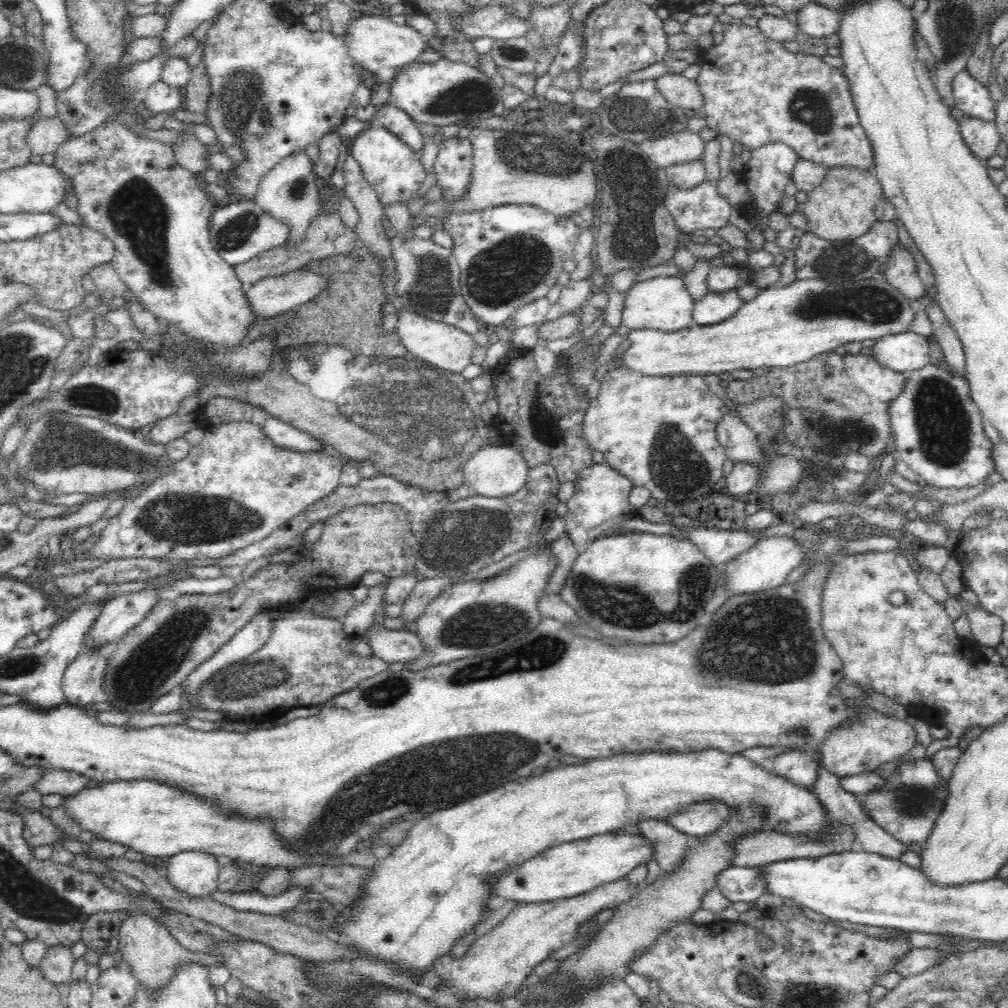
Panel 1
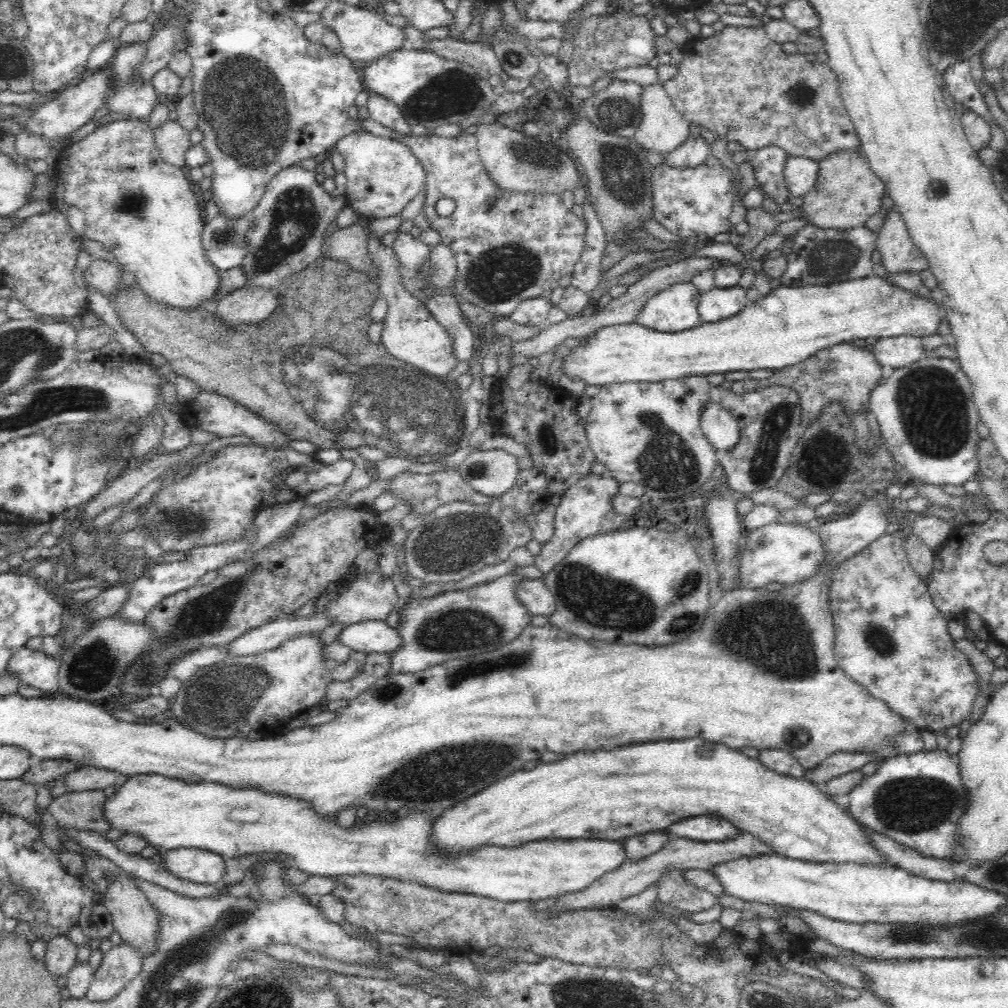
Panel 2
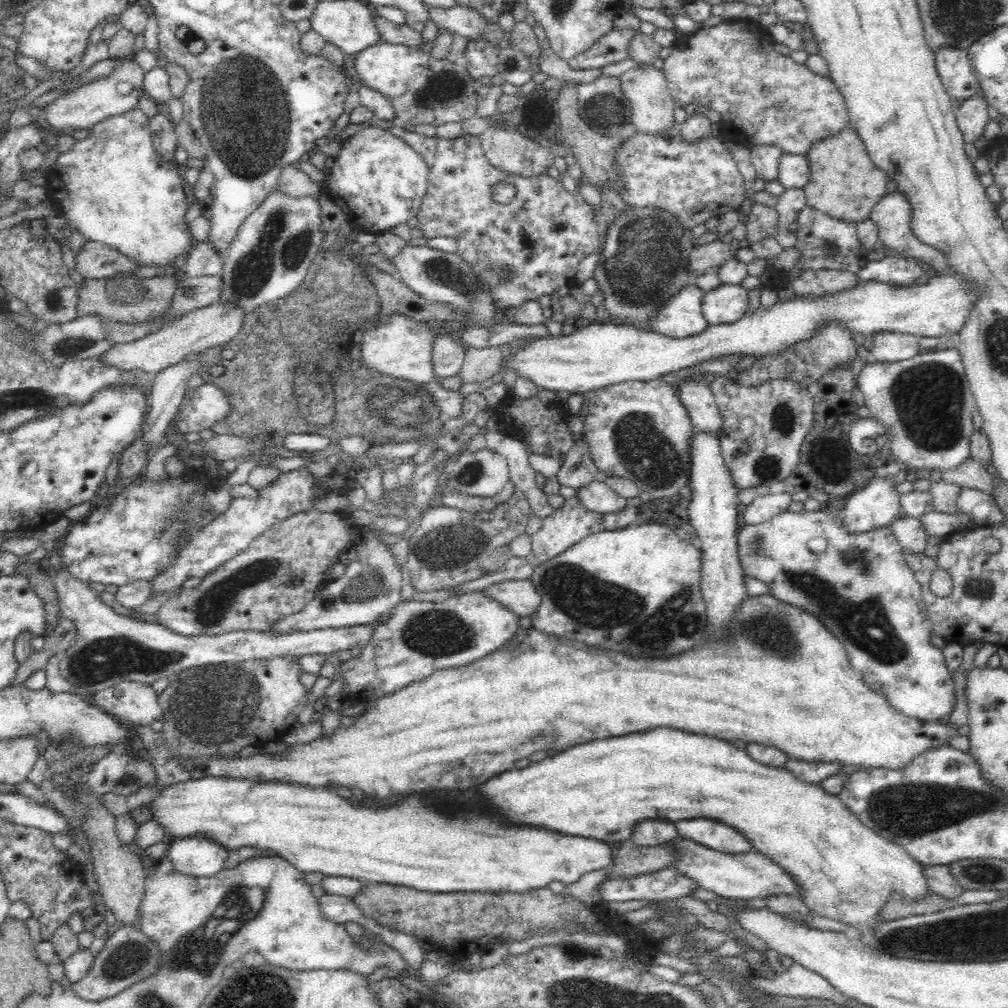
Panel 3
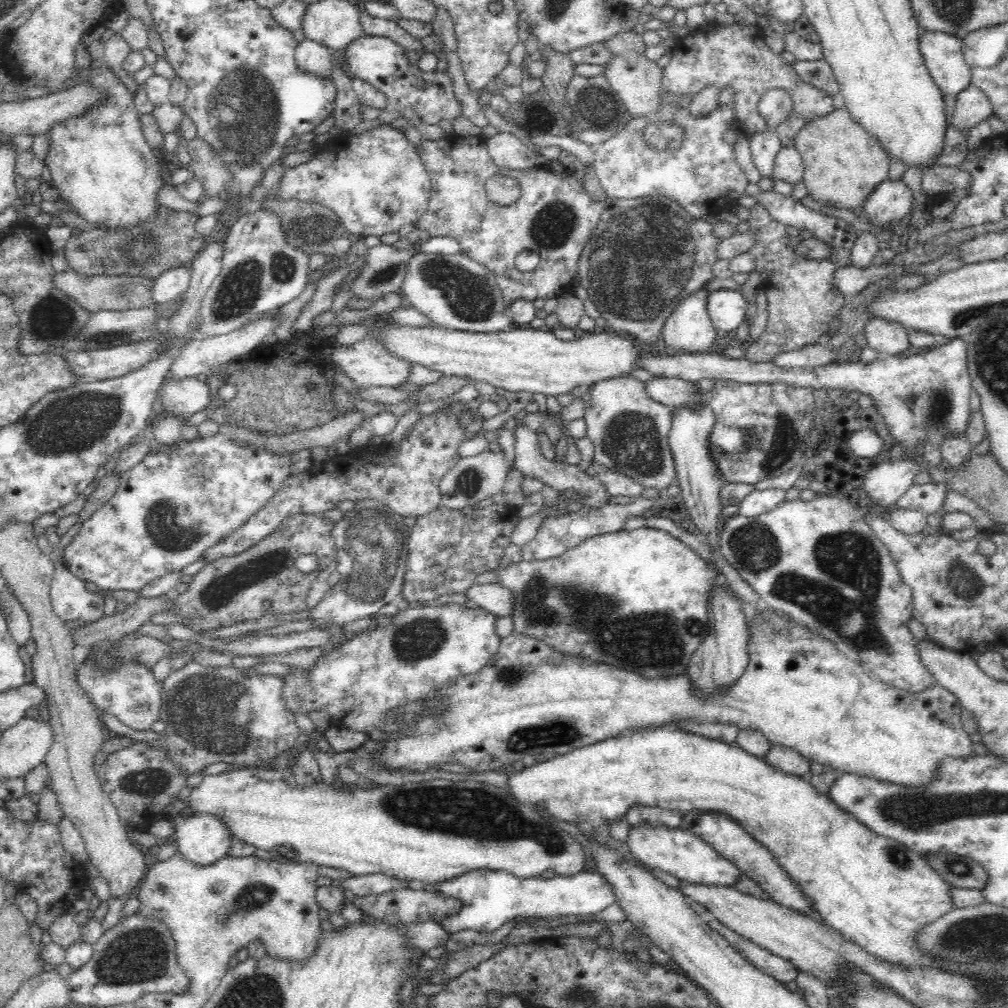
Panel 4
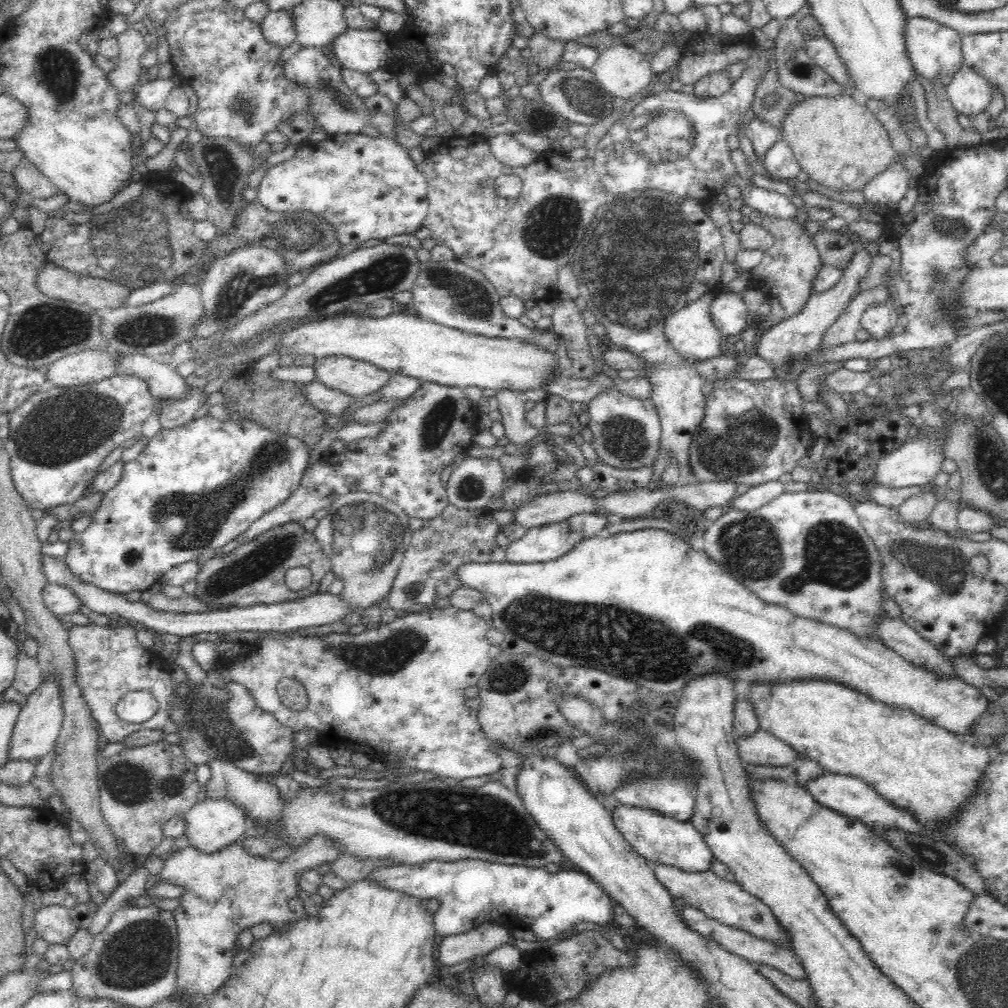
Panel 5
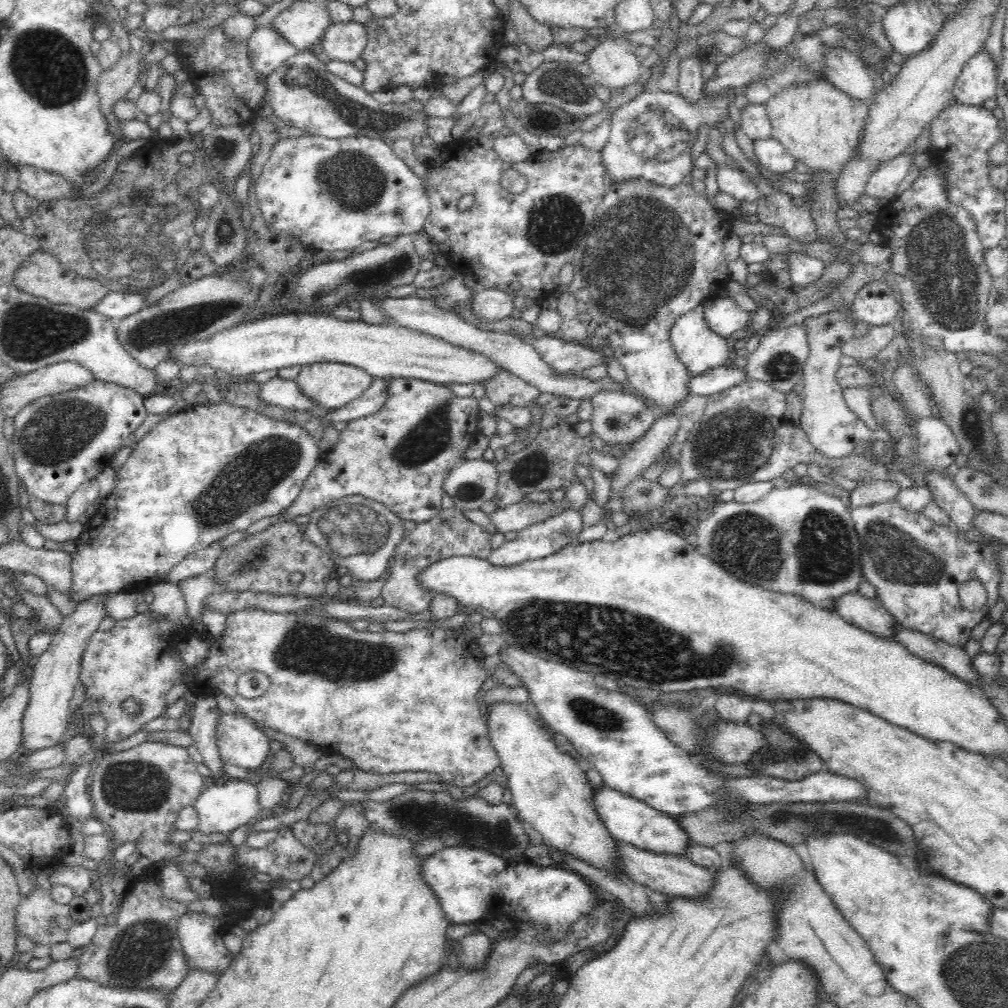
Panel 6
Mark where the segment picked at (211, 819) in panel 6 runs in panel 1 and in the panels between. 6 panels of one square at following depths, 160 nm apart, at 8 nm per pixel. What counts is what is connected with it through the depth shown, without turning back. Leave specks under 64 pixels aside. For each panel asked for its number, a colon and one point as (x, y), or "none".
1: (195, 872)
2: (201, 866)
3: (199, 856)
4: (202, 838)
5: (212, 823)

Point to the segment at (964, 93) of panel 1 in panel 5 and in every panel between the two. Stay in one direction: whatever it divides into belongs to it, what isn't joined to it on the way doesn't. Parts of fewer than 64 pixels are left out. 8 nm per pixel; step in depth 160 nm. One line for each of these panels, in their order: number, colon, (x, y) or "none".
2: (958, 80)
3: (954, 67)
4: (942, 52)
5: (934, 50)

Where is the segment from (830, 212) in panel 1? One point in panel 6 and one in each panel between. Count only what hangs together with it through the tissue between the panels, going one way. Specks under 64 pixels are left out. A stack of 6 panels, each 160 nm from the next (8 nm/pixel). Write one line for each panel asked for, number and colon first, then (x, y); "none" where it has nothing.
2: (847, 191)
3: (844, 182)
4: (843, 163)
5: (837, 140)
6: (817, 124)

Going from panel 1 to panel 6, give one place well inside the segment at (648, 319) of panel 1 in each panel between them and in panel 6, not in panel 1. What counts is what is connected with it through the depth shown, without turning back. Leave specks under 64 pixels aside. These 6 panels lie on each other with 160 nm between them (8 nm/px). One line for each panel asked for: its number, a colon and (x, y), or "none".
2: (675, 309)
3: (682, 316)
4: (689, 328)
5: (691, 332)
6: (699, 349)

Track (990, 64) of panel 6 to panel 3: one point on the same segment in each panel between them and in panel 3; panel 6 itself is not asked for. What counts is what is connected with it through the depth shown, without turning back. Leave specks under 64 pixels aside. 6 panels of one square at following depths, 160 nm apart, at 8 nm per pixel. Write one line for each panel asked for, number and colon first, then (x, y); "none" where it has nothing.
3: (971, 116)
4: (972, 105)
5: (969, 92)

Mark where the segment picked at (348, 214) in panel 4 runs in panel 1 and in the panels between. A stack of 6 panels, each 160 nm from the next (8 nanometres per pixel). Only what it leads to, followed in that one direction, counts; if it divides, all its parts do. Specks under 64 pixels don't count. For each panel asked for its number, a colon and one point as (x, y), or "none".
1: (393, 170)
2: (383, 175)
3: (379, 181)

